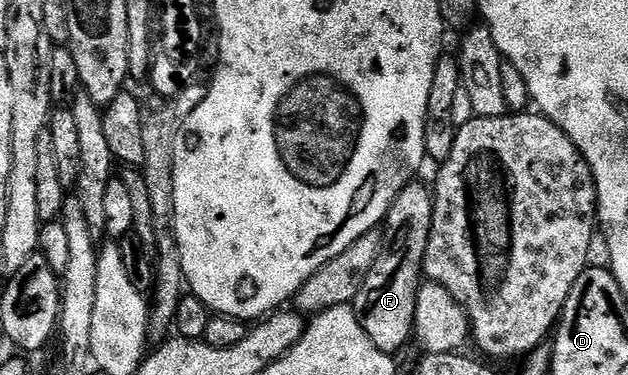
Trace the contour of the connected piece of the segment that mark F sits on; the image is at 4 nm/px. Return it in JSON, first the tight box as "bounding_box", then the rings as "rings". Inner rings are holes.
{"bounding_box":[352,181,434,354],"rings":[[[410,181],[392,202],[381,229],[382,249],[376,254],[374,265],[368,270],[368,278],[364,278],[364,286],[360,286],[352,305],[364,334],[372,338],[372,346],[391,354],[398,354],[406,343],[411,343],[416,298],[424,283],[422,259],[434,217],[434,198],[429,187],[419,182]]]}

